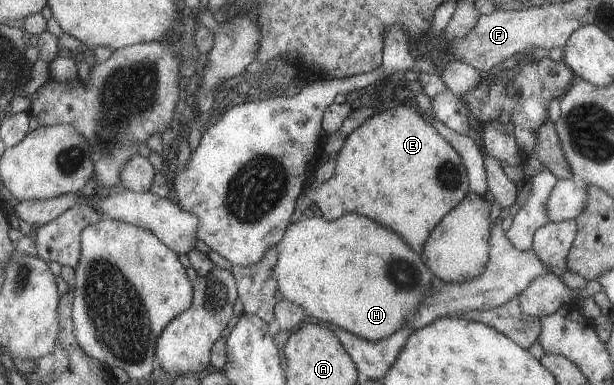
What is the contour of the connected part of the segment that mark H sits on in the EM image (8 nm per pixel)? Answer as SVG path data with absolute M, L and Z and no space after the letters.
M345 213L334 221L322 216L297 220L288 226L287 233L274 250L277 262L271 278L283 300L302 307L310 317L329 322L365 340L384 339L403 327L421 302L424 291L433 284L431 271L396 234L355 213Z

